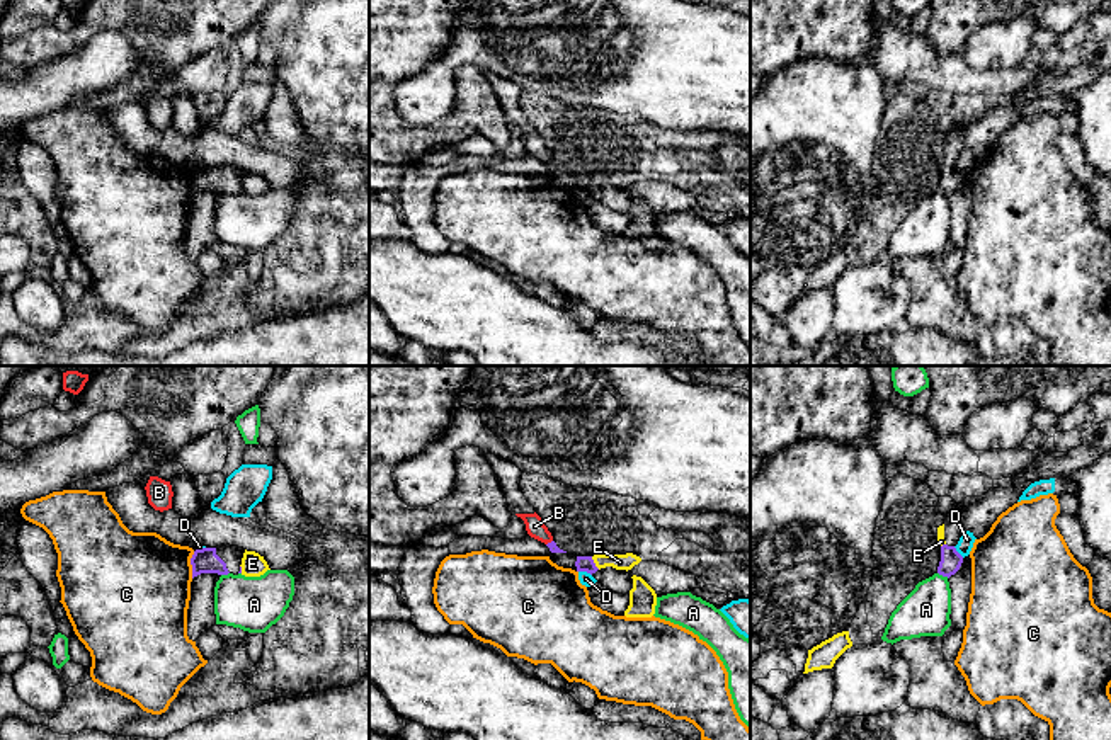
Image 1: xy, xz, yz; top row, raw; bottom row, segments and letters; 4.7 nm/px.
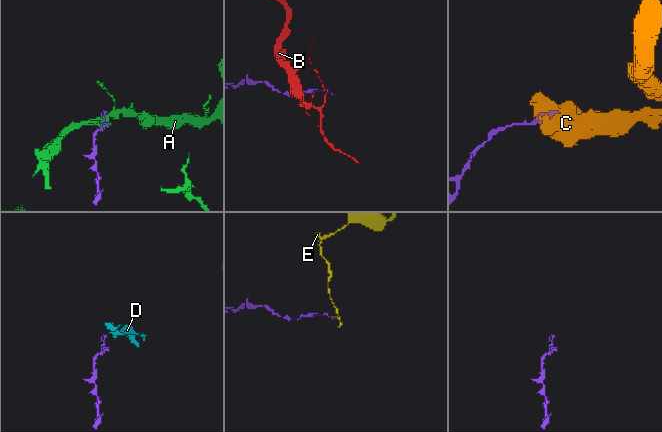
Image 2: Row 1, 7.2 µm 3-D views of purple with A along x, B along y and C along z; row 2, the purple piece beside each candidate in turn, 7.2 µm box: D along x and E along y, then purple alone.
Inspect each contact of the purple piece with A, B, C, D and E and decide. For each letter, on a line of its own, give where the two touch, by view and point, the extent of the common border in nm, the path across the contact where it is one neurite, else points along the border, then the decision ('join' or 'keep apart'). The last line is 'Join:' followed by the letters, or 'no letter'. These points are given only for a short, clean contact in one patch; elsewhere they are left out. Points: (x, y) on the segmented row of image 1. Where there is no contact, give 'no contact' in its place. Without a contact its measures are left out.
A: yz (943, 575) | 60 nm | keep apart
B: xz (548, 543) | 40 nm | along xz (552, 540), (546, 545) | keep apart
C: xy (191, 563) | 130 nm | keep apart
D: xz (586, 570) | 70 nm | along xz (579, 570), (586, 570), (591, 575) | keep apart
E: xz (594, 563) | 80 nm | along xz (591, 557), (599, 569) | keep apart
Join: no letter

